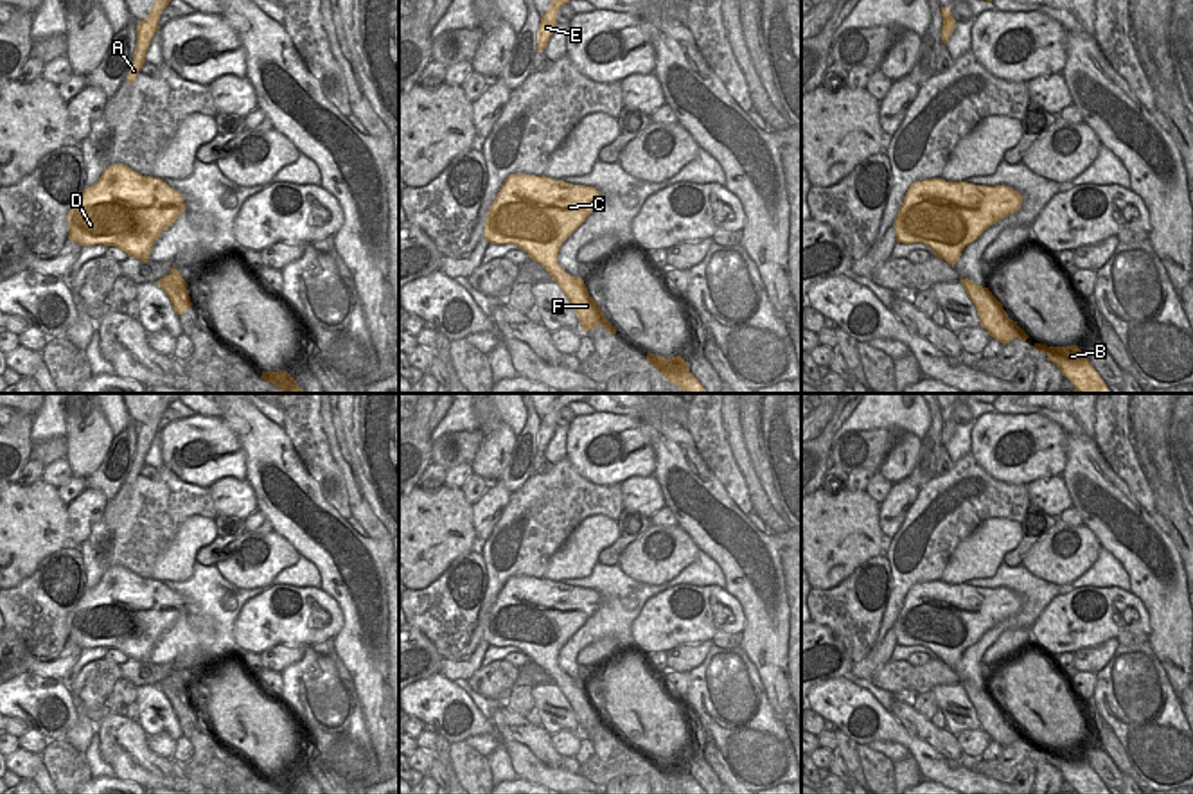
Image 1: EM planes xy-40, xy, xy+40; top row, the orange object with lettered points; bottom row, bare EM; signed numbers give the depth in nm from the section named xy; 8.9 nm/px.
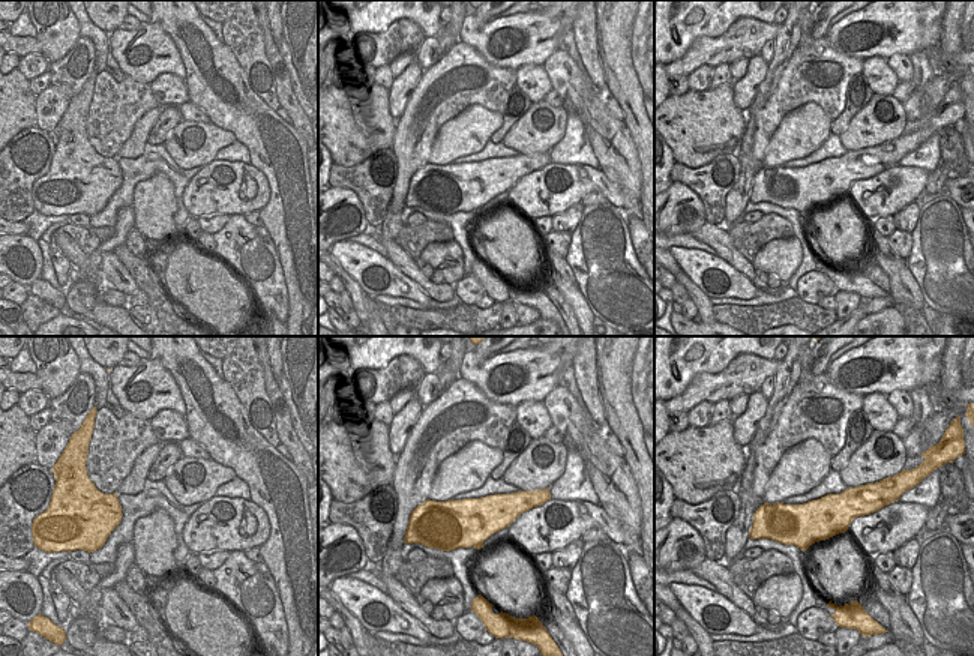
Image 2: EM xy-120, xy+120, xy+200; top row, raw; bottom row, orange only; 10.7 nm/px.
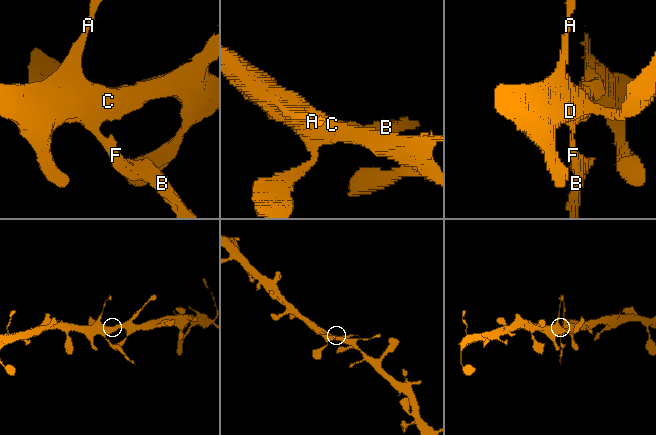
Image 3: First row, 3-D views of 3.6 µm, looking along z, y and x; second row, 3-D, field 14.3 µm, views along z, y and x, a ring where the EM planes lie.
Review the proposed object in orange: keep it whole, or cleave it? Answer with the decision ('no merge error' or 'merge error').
merge error

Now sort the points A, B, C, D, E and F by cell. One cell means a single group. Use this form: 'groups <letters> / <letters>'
groups A C D E / B F

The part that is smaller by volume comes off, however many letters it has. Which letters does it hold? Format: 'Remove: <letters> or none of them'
Remove: B, F.

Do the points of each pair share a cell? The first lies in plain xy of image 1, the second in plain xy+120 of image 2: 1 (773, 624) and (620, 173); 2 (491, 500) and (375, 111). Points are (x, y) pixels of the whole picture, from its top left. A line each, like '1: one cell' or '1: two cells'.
1: one cell
2: two cells

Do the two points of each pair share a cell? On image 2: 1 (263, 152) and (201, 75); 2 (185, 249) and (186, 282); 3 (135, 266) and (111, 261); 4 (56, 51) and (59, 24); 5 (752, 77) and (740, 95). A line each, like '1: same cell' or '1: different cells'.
1: same cell
2: same cell
3: different cells
4: same cell
5: same cell

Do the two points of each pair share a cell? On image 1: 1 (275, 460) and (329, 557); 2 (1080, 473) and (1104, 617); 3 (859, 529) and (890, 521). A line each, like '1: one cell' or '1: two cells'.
1: one cell
2: two cells
3: two cells

